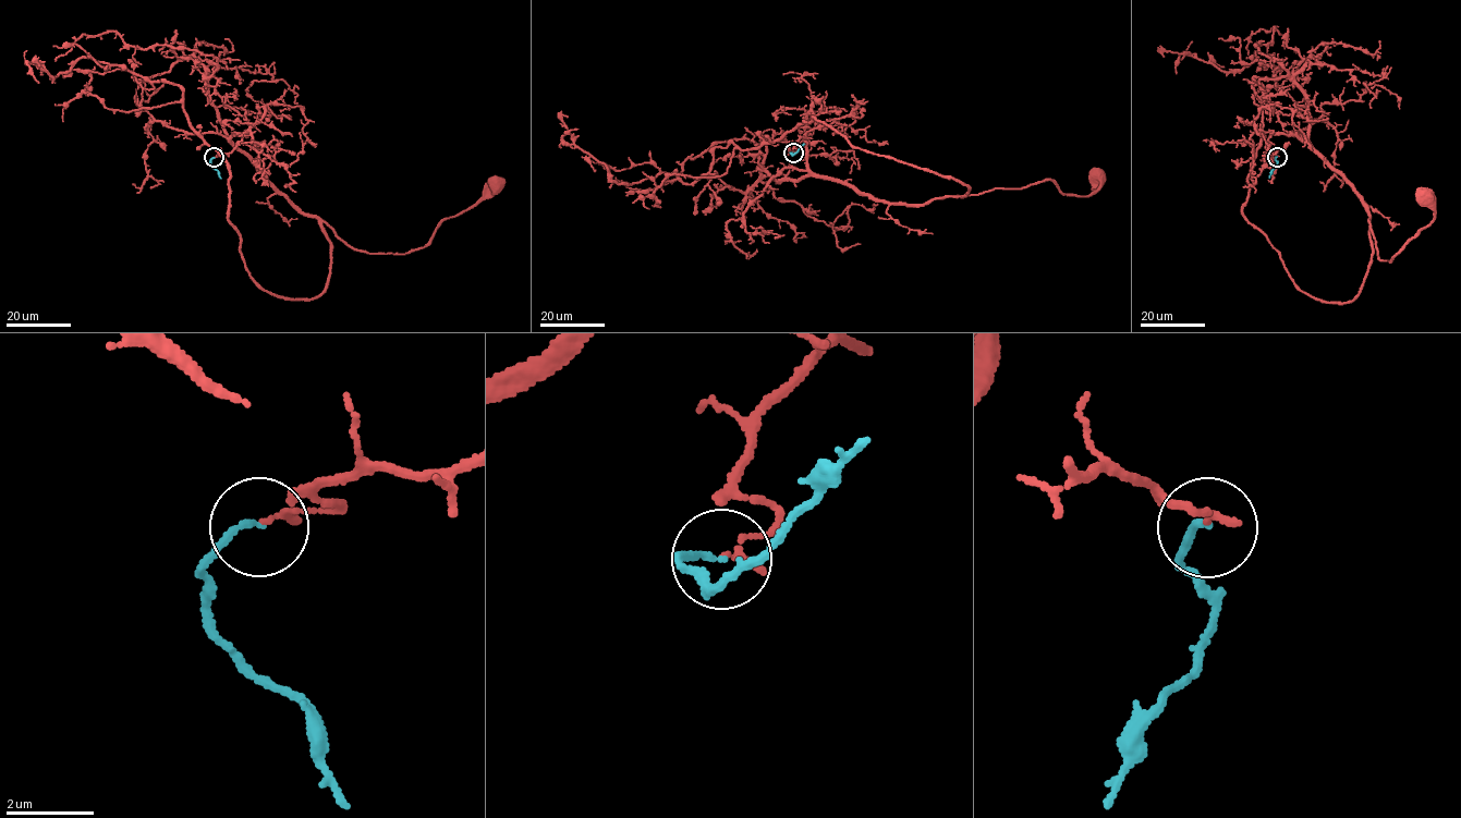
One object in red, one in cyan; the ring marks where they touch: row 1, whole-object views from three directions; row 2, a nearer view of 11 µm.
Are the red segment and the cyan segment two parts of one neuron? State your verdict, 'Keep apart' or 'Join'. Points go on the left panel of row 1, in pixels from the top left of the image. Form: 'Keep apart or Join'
Keep apart

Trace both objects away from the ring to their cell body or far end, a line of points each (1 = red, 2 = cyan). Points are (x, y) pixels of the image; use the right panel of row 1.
1: (1277, 156), (1267, 150), (1273, 134), (1297, 134), (1351, 183), (1380, 259), (1391, 261), (1435, 219), (1422, 195)
2: (1277, 157), (1269, 178)

